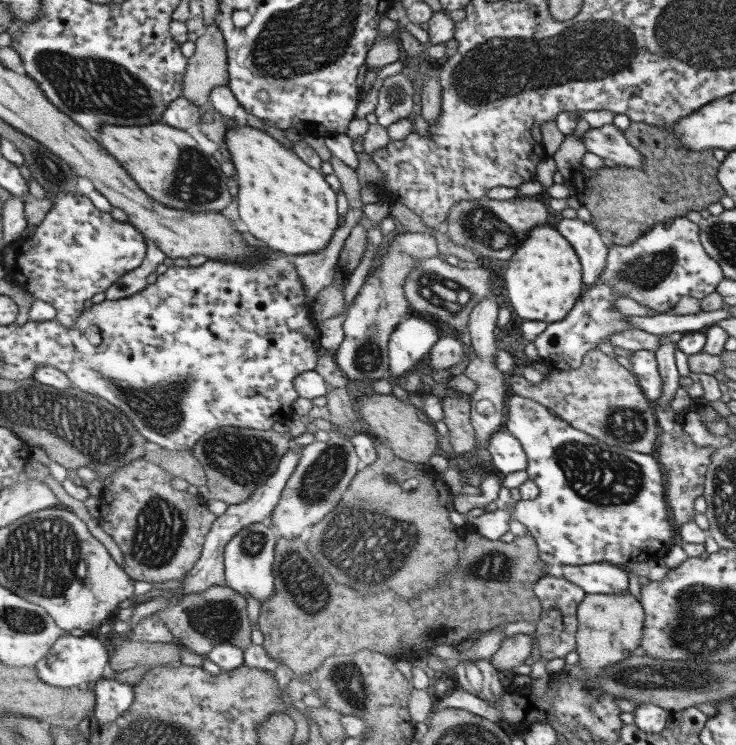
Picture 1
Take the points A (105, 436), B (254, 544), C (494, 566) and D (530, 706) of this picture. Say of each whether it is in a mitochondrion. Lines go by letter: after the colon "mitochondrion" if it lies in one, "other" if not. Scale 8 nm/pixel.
A: mitochondrion
B: mitochondrion
C: mitochondrion
D: other

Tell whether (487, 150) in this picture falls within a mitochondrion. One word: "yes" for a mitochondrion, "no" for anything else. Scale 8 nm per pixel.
no

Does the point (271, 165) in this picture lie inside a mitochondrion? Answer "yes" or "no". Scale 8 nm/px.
no

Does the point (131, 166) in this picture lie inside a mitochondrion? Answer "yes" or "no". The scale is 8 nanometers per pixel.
no

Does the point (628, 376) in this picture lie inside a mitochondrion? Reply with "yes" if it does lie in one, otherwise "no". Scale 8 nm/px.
no

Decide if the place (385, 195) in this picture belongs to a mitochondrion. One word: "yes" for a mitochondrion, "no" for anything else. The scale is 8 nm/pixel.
no

